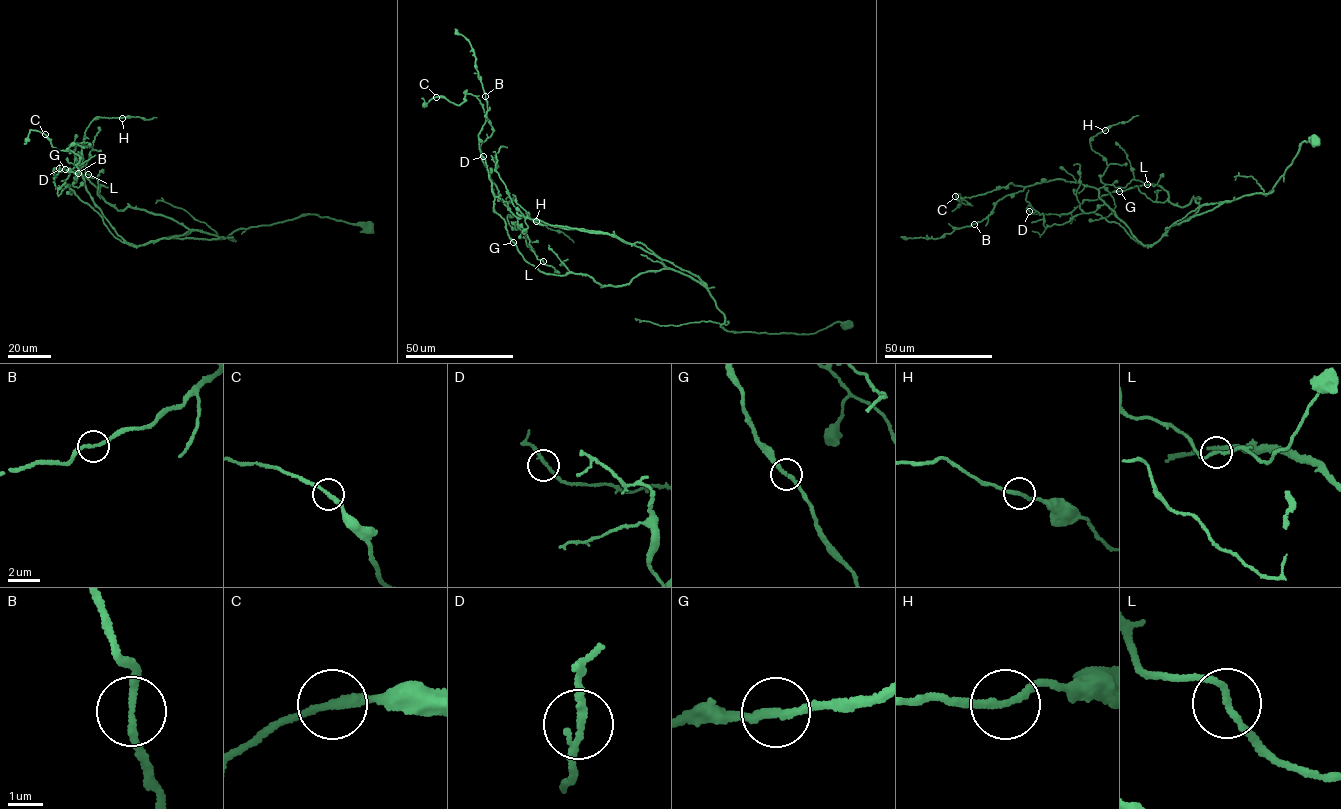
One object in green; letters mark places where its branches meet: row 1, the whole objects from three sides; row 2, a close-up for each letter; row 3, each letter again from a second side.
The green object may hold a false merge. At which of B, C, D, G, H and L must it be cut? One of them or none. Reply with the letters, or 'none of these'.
none of these

